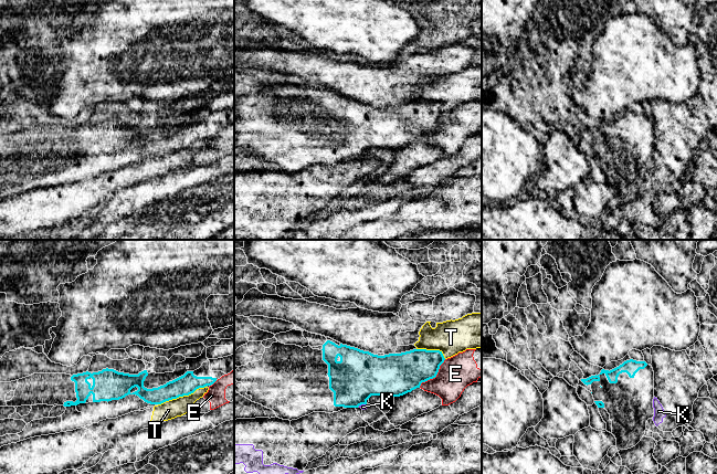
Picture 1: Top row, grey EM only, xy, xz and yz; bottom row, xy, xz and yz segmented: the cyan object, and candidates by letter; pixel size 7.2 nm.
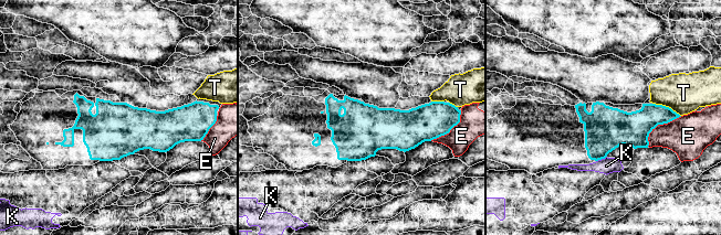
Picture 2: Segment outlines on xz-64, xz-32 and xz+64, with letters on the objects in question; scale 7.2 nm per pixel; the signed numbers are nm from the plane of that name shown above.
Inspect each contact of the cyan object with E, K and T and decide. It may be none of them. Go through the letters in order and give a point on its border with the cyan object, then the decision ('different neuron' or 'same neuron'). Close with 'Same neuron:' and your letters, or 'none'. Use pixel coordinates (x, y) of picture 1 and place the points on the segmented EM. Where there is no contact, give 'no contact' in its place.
E: meets cyan in xz at (434, 377); different neuron
K: meets cyan in xz at (361, 403); different neuron
T: meets cyan in xy at (181, 396); different neuron
Same neuron: none

